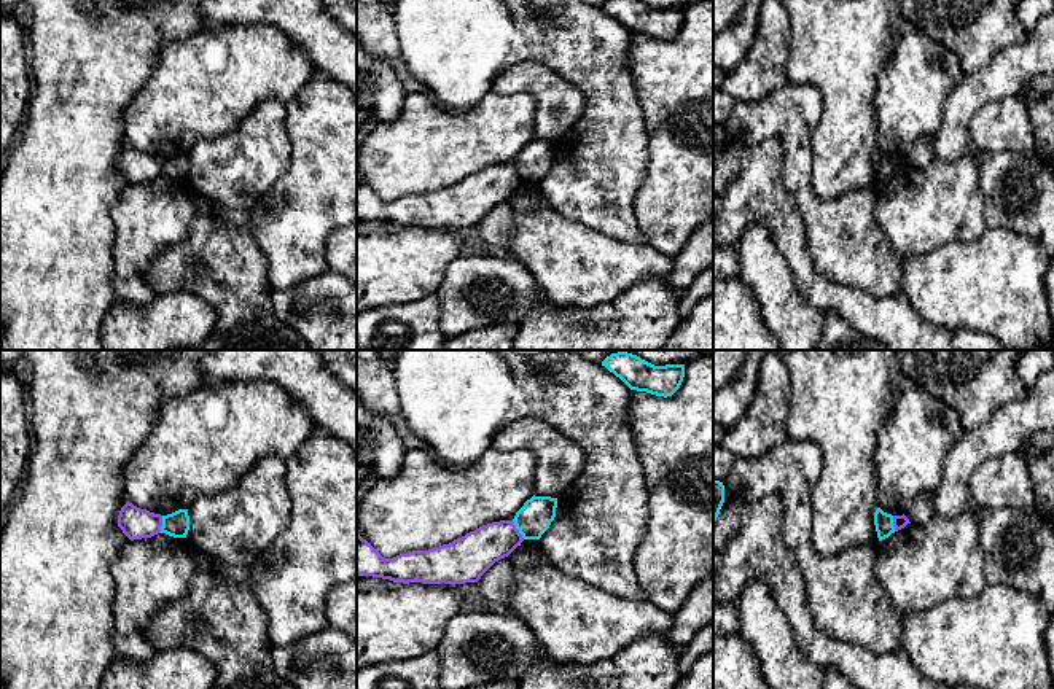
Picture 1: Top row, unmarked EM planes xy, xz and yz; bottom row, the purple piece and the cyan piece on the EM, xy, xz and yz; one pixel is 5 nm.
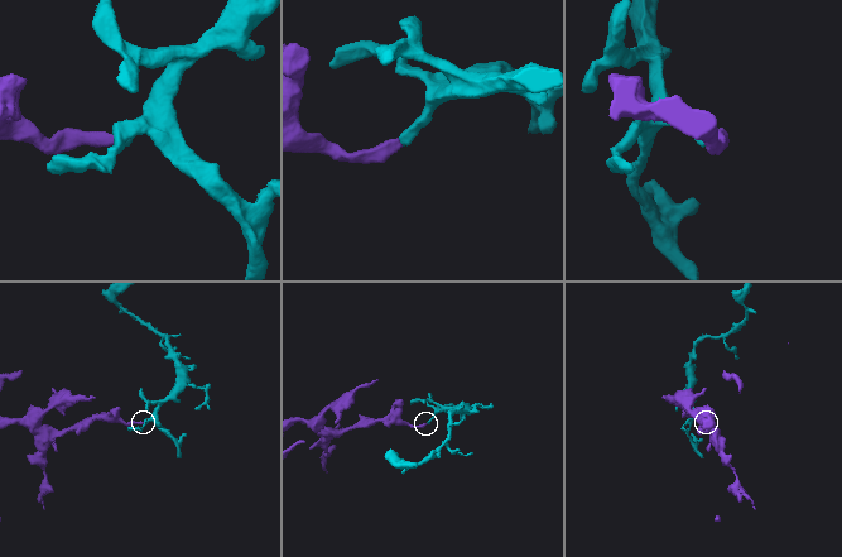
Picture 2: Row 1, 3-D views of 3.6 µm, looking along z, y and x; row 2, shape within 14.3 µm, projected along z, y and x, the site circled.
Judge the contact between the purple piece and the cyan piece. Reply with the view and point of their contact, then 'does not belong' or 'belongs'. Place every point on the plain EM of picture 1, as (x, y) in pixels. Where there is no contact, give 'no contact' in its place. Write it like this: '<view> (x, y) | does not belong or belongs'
xz (518, 174) | does not belong

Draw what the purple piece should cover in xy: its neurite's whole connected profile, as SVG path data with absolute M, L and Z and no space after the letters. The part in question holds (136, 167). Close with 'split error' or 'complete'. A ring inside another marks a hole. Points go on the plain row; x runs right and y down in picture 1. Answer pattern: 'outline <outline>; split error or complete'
outline M126 146L118 159L118 170L131 183L151 181L161 177L162 159Z; complete

